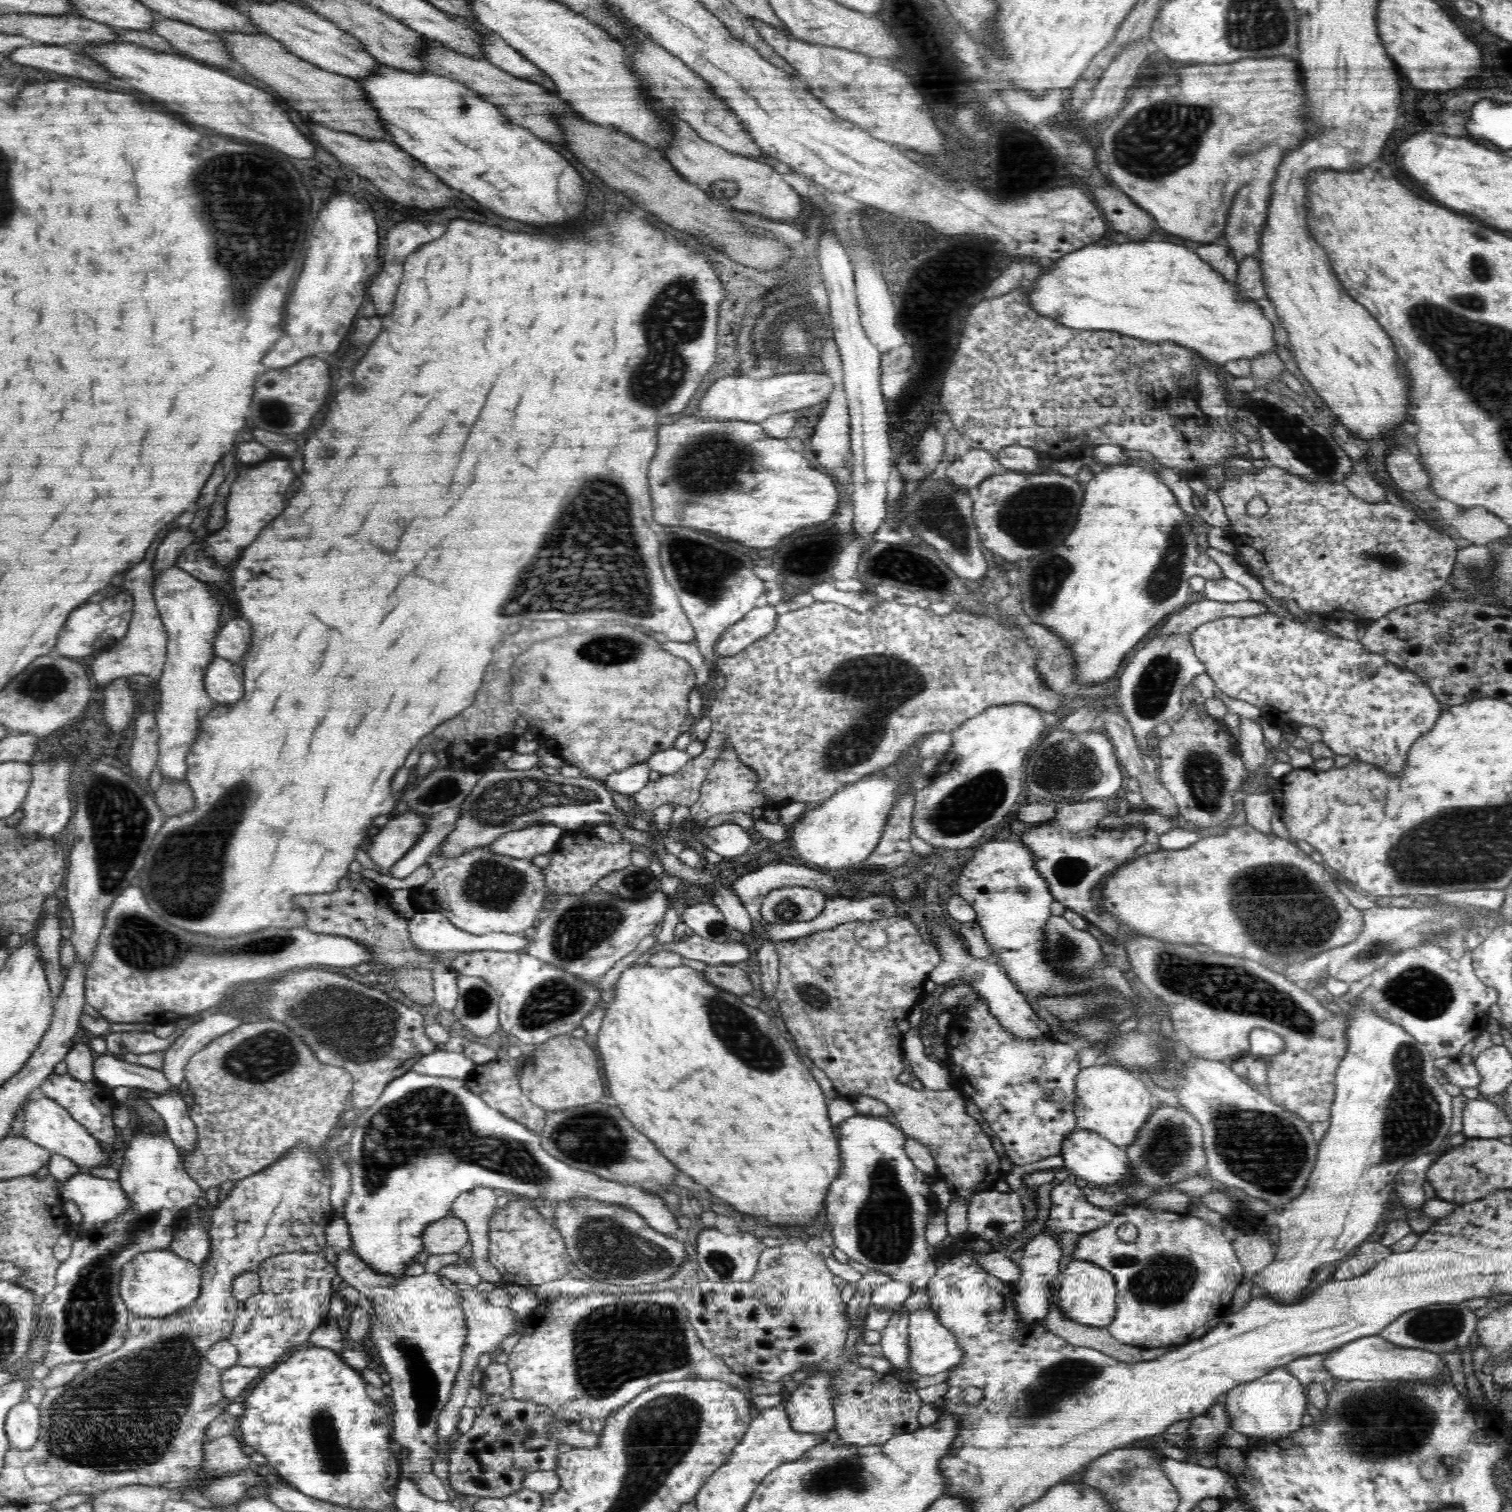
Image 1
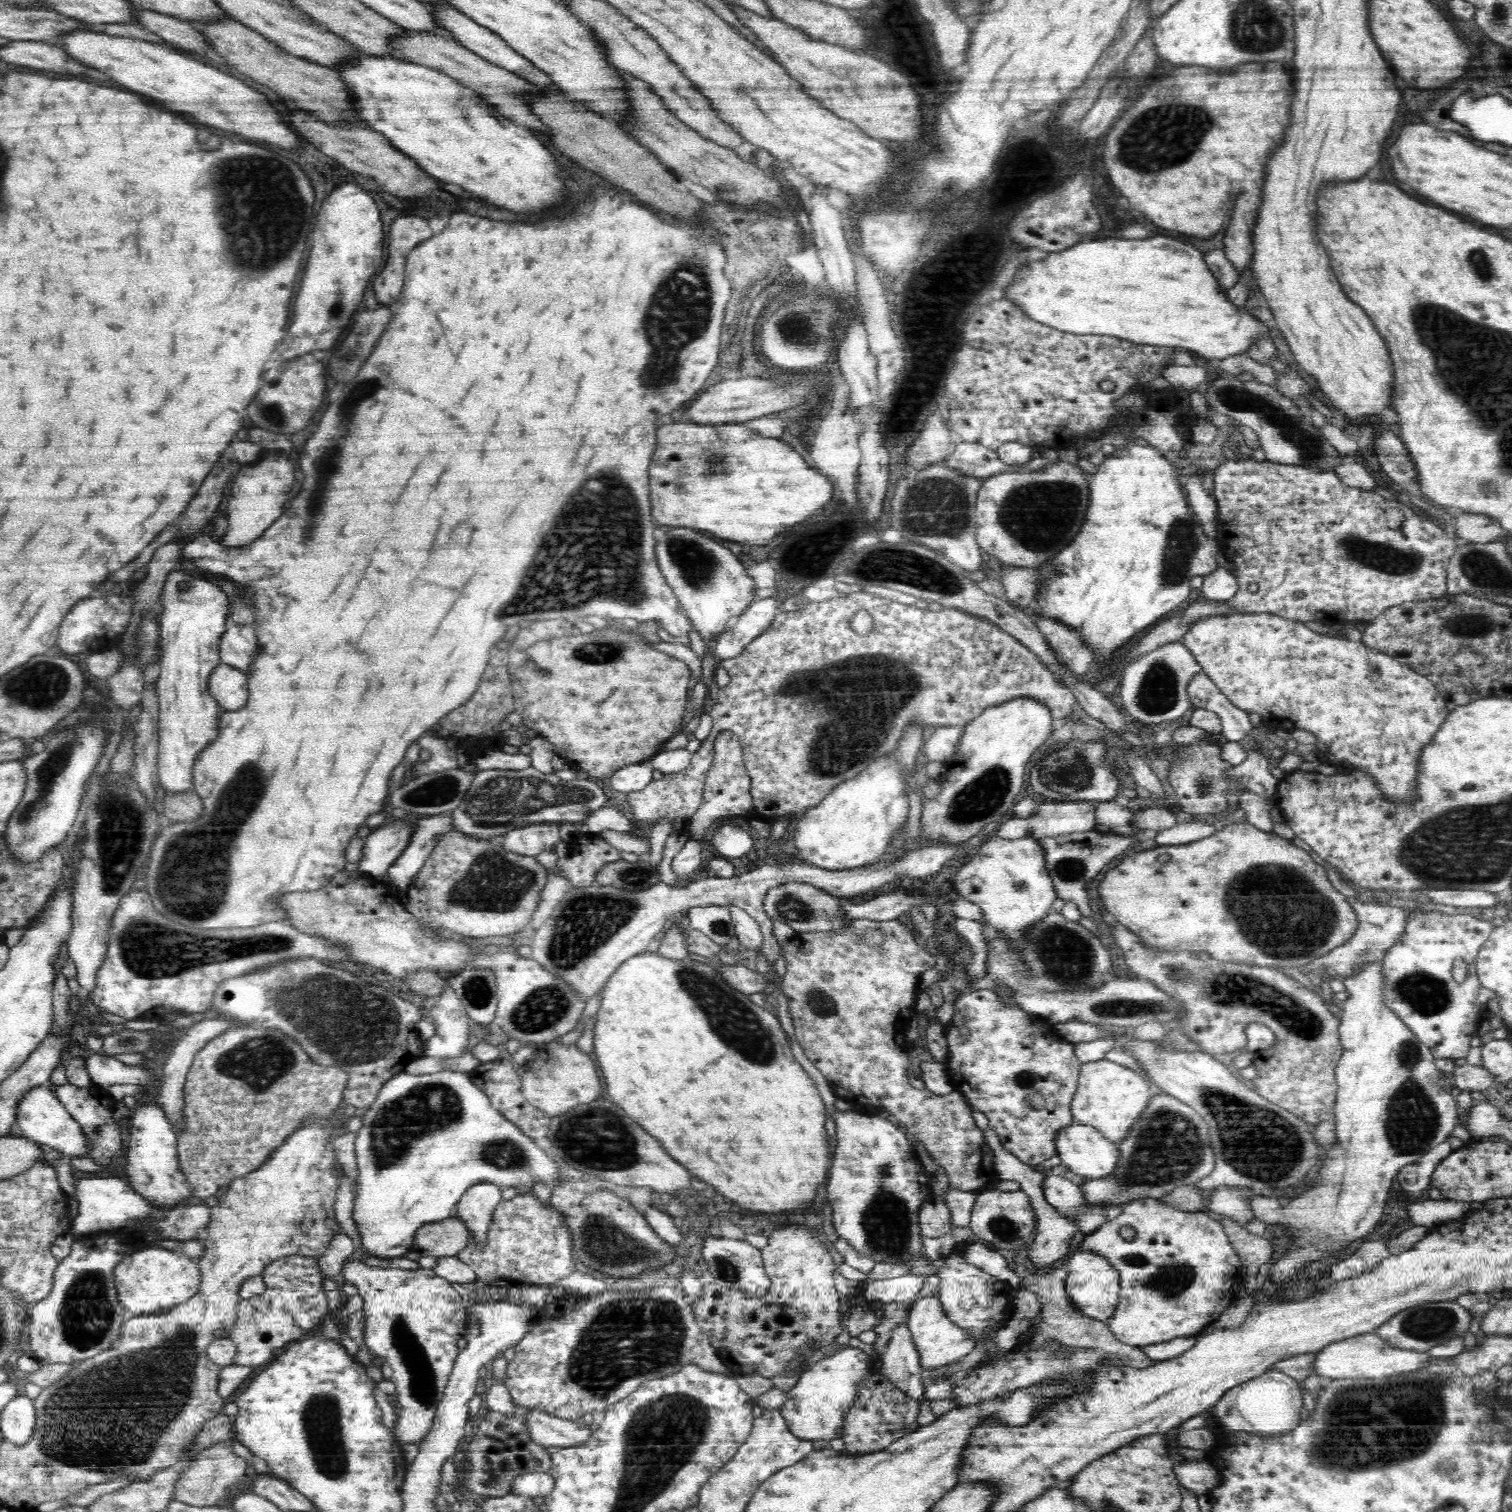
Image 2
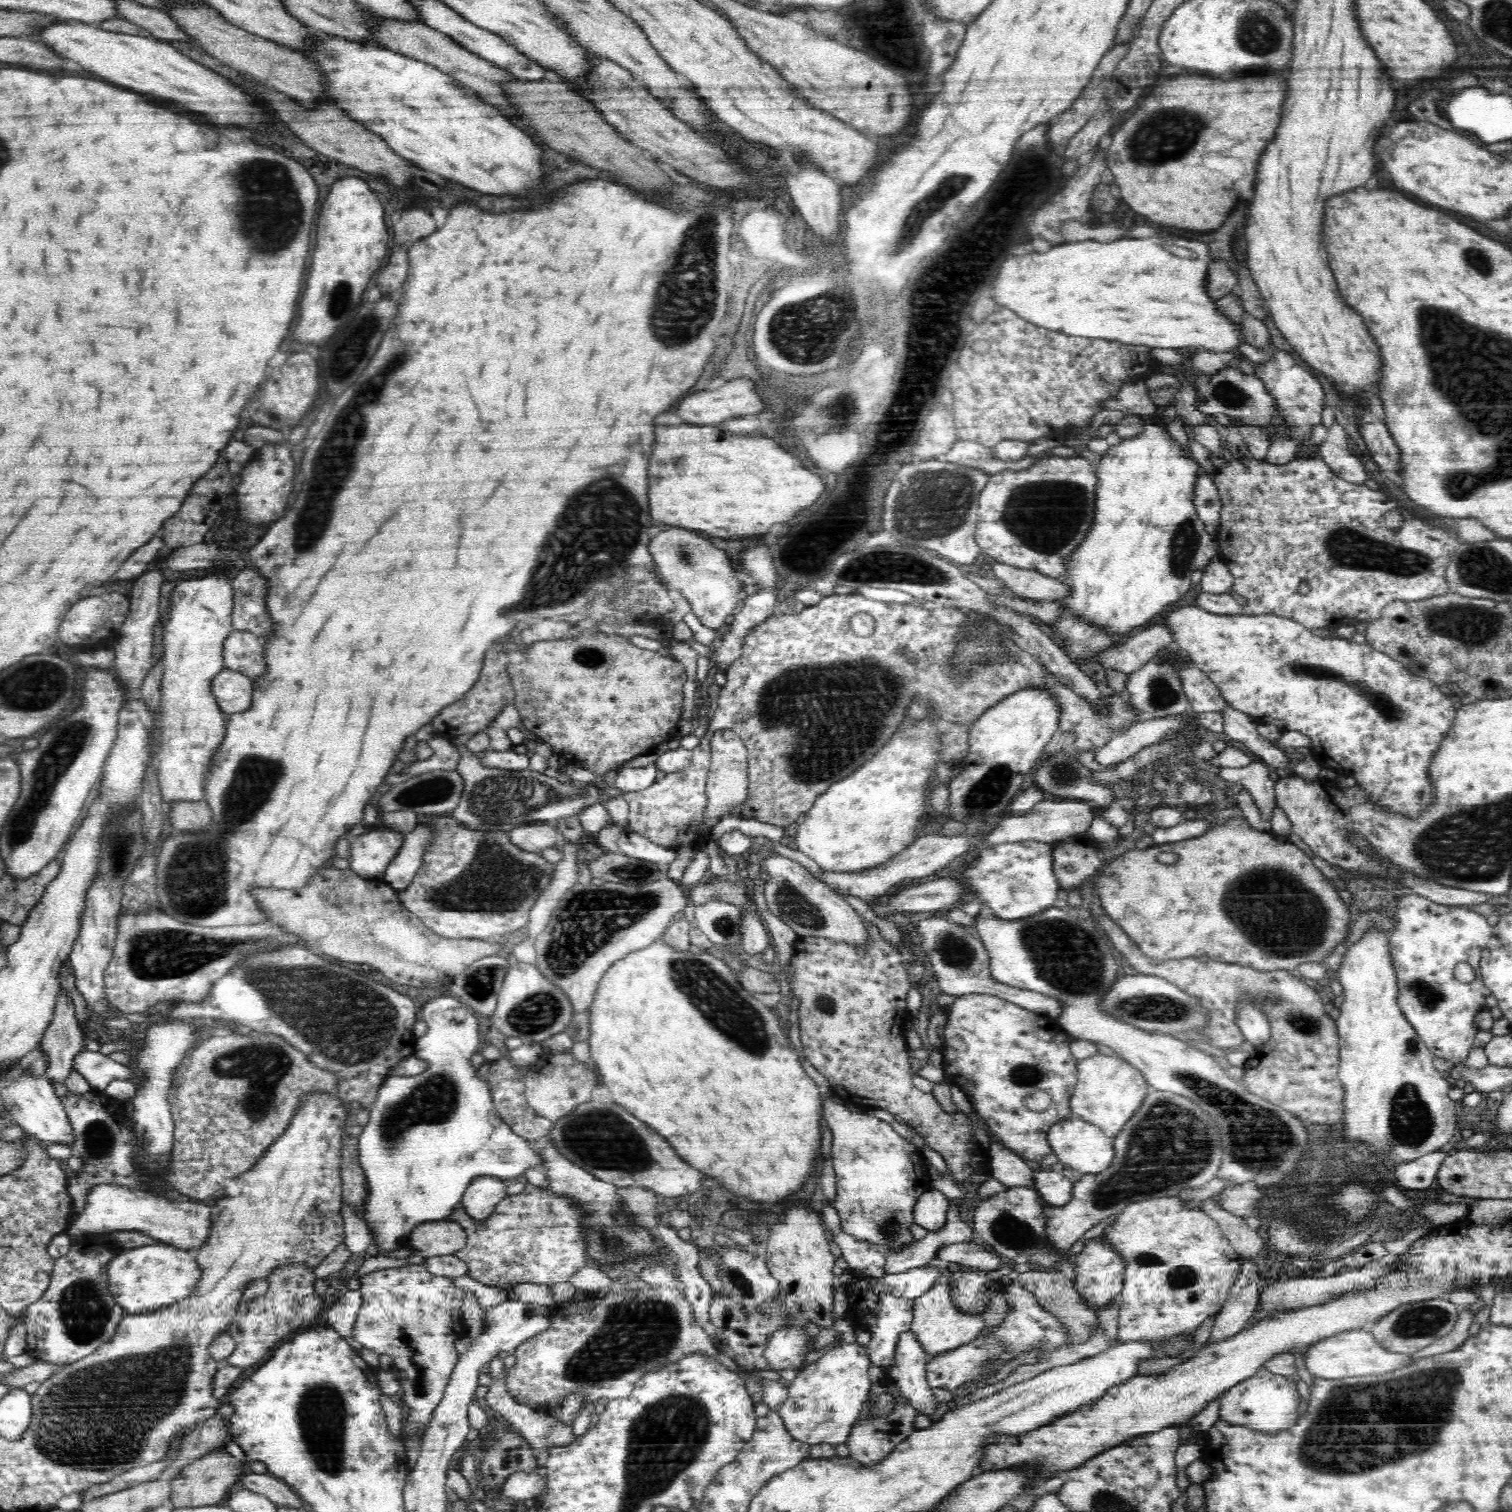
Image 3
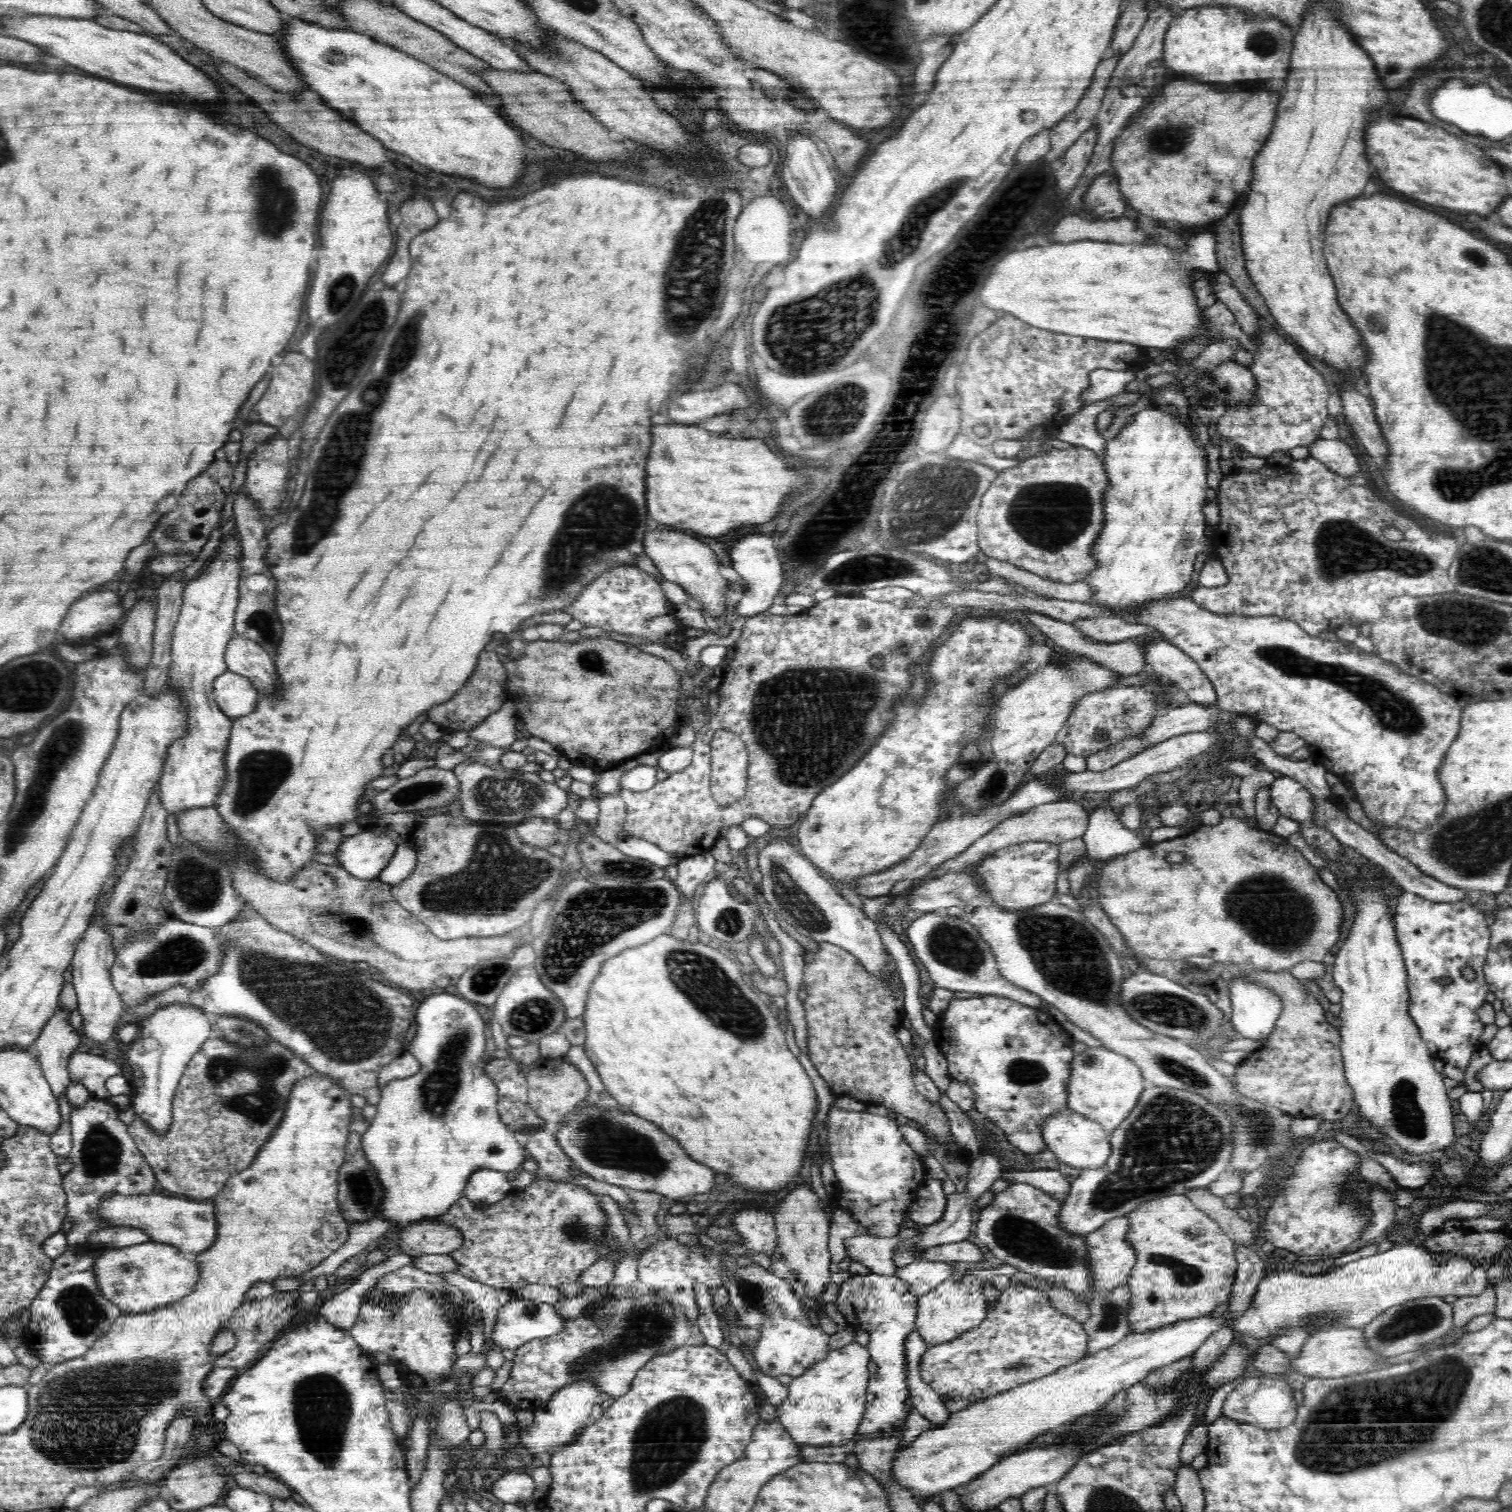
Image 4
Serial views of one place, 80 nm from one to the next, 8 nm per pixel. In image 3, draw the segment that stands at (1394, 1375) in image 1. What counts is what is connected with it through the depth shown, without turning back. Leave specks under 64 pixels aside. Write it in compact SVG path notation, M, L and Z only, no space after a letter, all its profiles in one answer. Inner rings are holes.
M1365 1328L1339 1332L1311 1344L1304 1351L1304 1364L1308 1372L1315 1377L1325 1379L1384 1374L1407 1367L1414 1361L1409 1354L1390 1352L1382 1348L1371 1331Z

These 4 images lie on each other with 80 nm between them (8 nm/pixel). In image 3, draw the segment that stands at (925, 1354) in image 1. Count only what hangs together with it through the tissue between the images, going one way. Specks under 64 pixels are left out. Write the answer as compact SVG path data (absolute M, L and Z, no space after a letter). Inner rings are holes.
M950 1282L936 1283L928 1292L914 1299L913 1320L910 1331L916 1335L916 1339L922 1349L928 1353L929 1358L946 1351L954 1350L962 1344L973 1341L984 1328L982 1315L972 1315L960 1311L952 1299L950 1299Z

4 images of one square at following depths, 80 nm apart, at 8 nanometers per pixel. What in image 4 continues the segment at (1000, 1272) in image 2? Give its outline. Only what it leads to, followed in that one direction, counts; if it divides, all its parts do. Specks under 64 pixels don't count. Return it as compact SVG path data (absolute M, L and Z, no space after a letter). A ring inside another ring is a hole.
M970 1241L950 1243L940 1246L931 1246L921 1252L922 1261L946 1262L956 1264L958 1262L977 1263L985 1260L980 1248Z

